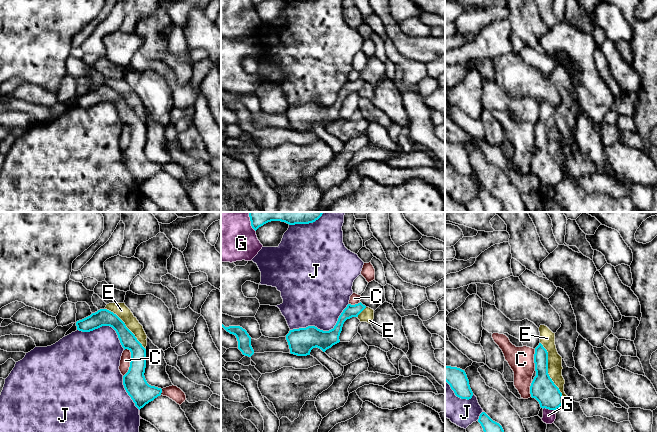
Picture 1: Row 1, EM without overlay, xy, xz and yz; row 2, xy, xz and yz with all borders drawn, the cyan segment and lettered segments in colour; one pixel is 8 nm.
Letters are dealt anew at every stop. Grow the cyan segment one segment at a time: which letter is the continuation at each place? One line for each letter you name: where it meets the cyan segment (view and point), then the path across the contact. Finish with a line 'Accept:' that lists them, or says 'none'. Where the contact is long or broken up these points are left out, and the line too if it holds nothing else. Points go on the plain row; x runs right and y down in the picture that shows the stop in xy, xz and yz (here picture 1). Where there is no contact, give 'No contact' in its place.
Accept: none

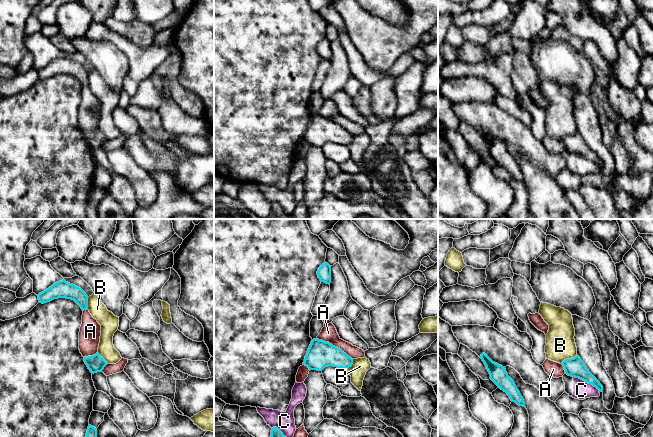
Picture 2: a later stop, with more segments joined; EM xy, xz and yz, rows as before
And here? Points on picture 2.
Accept: none

